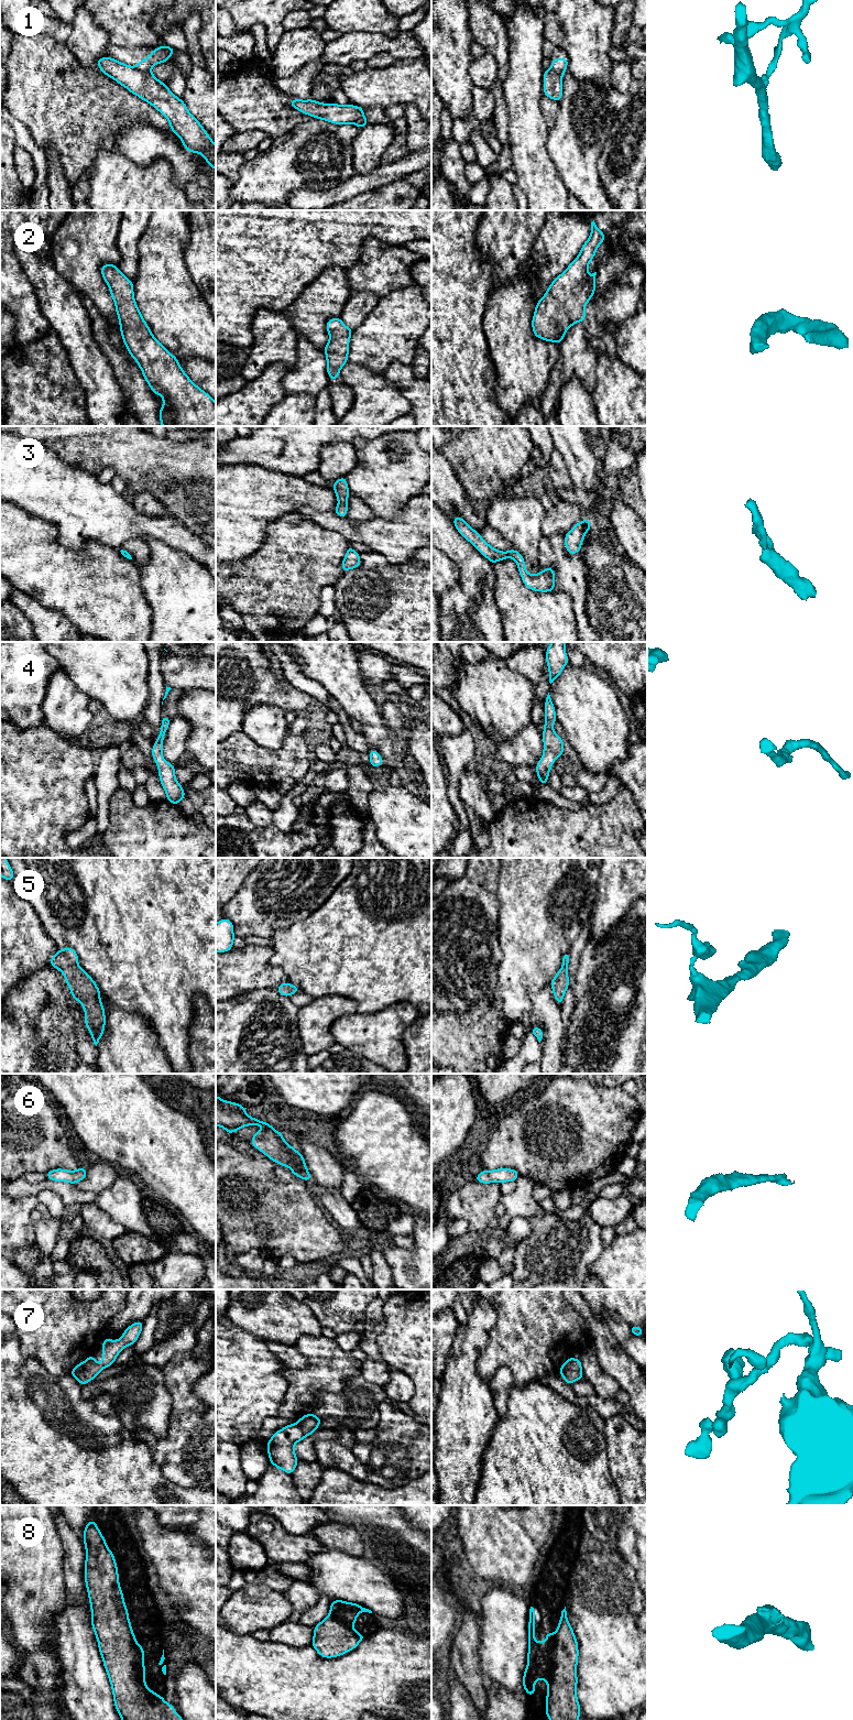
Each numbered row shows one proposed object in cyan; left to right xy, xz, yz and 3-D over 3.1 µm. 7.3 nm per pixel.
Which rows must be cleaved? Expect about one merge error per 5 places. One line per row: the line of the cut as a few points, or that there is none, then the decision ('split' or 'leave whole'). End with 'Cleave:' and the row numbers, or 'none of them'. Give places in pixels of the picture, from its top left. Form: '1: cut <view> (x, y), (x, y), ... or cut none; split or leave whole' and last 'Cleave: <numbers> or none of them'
1: cut xy (134, 67), (150, 72); split
2: cut none; leave whole
3: cut none; leave whole
4: cut none; leave whole
5: cut none; leave whole
6: cut none; leave whole
7: cut none; leave whole
8: cut xy (134, 1634), (137, 1677), (157, 1699), (162, 1711), (172, 1716); split
Cleave: 1, 8

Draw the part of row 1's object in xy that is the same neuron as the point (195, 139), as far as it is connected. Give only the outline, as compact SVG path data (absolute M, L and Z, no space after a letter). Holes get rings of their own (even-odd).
M108 56L100 57L97 65L102 74L158 110L169 121L169 129L181 138L184 148L190 153L201 154L207 164L216 170L216 144L200 122L188 111L183 99L176 97L164 83L158 80L151 72L142 72Z

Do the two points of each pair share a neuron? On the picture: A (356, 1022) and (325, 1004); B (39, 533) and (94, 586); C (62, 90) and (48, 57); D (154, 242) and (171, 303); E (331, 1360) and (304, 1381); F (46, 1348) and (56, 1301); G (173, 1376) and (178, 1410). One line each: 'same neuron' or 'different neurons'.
A: different neurons
B: same neuron
C: same neuron
D: same neuron
E: same neuron
F: same neuron
G: same neuron

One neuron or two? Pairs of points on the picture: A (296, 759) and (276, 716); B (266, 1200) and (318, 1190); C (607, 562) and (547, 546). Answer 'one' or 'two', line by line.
A: two
B: two
C: two

